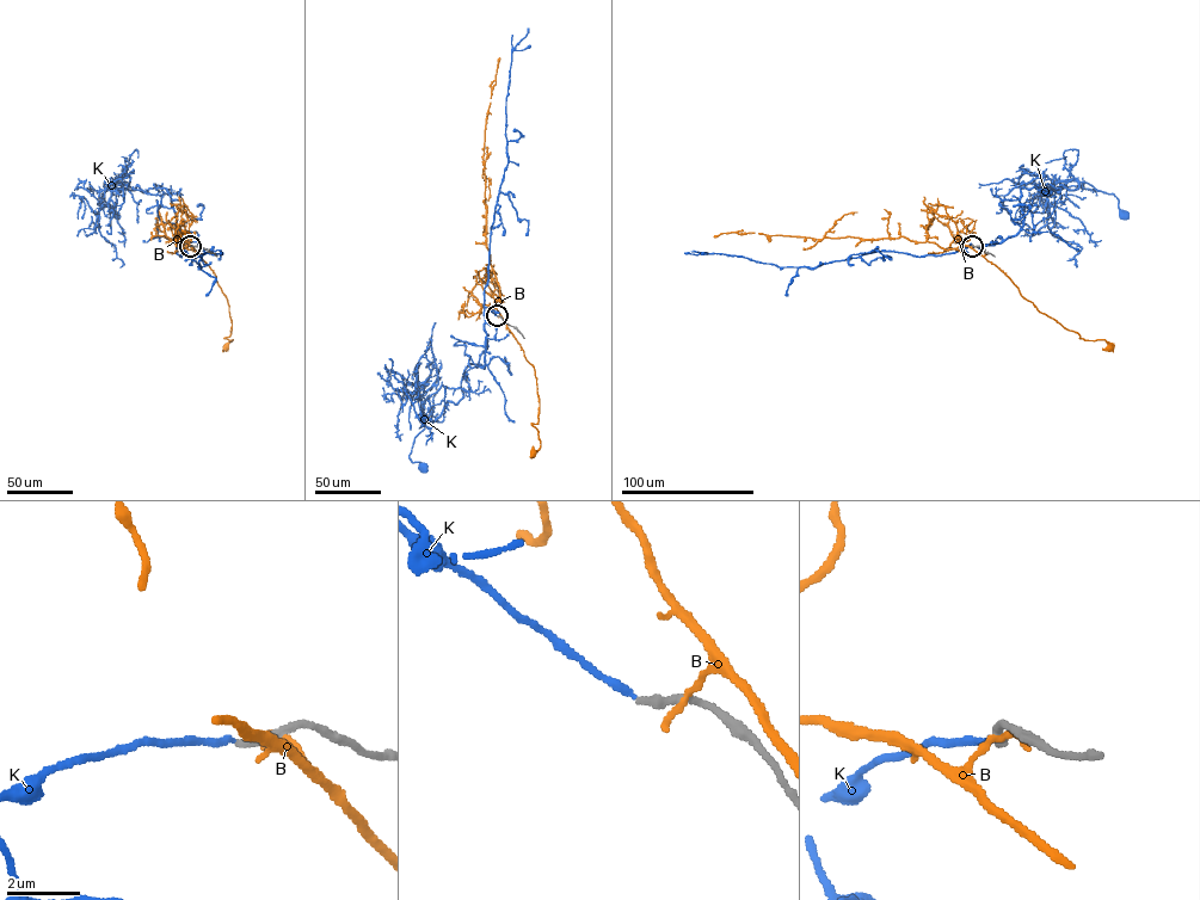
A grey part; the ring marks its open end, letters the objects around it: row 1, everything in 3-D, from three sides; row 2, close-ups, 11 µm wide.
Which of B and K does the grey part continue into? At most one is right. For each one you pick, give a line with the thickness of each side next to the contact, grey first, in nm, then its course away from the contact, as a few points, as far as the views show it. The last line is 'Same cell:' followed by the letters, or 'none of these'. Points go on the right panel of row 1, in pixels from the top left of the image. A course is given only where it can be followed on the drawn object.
Same cell: none of these

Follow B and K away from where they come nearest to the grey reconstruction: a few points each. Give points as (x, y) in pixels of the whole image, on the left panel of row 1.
B: (191, 246), (213, 270), (227, 300), (232, 327), (229, 336), (223, 338), (233, 339), (226, 346)
K: (190, 246), (177, 247), (177, 215), (164, 187), (110, 184), (102, 195), (116, 216)

